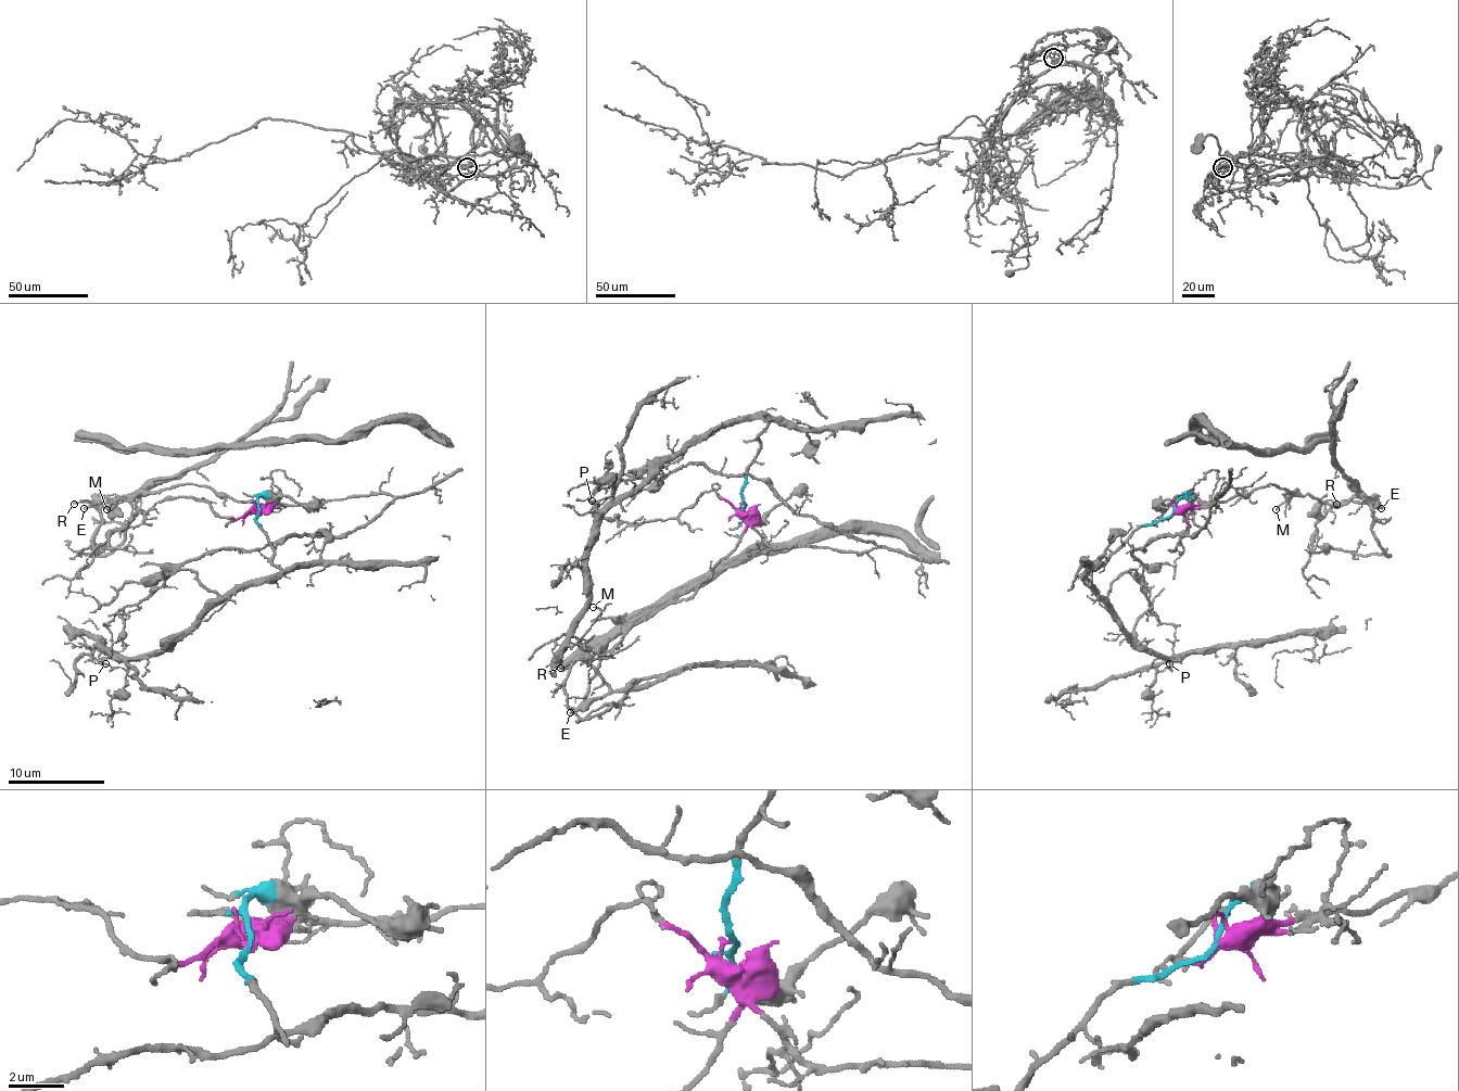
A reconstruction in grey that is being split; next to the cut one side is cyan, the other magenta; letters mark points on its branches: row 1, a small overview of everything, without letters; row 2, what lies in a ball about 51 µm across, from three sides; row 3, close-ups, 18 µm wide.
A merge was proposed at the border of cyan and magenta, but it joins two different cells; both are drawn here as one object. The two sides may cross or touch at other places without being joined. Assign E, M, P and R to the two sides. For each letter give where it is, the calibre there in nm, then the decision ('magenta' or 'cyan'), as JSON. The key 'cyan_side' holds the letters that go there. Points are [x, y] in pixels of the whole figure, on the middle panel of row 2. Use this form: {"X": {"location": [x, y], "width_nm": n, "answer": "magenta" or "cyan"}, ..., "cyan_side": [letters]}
{"E": {"location": [570, 712], "width_nm": 160, "answer": "magenta"}, "M": {"location": [593, 607], "width_nm": 120, "answer": "magenta"}, "P": {"location": [592, 500], "width_nm": 140, "answer": "cyan"}, "R": {"location": [560, 668], "width_nm": 110, "answer": "magenta"}, "cyan_side": ["P"]}

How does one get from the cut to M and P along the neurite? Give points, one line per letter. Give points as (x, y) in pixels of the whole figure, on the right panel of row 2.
M: (1172, 511), (1177, 506), (1247, 496), (1267, 484), (1277, 484), (1291, 494), (1277, 509)
P: (1172, 514), (1141, 525), (1088, 574), (1107, 610), (1157, 657), (1165, 659), (1161, 671), (1169, 663)

